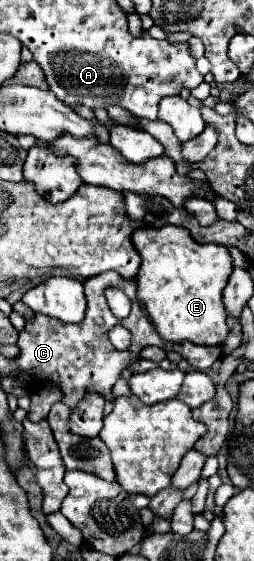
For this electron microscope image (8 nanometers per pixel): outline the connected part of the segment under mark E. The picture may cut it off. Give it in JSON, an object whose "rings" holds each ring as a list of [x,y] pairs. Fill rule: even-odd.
{"rings":[[[163,226],[163,228],[139,228],[133,232],[133,244],[141,254],[141,268],[137,274],[137,296],[139,302],[145,306],[155,330],[159,336],[165,338],[181,338],[169,342],[183,342],[187,338],[193,344],[203,346],[221,346],[229,334],[227,326],[227,310],[223,306],[223,288],[227,286],[231,274],[231,256],[225,246],[203,246],[187,234],[181,226]]]}

